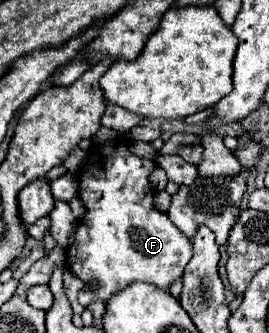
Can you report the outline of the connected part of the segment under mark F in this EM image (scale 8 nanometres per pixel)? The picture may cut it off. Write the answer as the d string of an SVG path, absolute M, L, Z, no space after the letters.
M106 142L98 144L88 152L88 160L80 170L80 200L86 206L86 216L76 228L74 244L67 249L66 266L70 272L74 272L80 280L98 280L100 288L98 292L78 292L78 300L82 306L88 306L94 302L94 296L98 300L108 302L110 296L118 294L122 288L126 288L132 282L148 282L154 284L160 290L168 290L172 282L182 278L182 270L190 262L192 256L192 244L190 240L178 232L178 228L170 222L168 214L162 214L154 208L152 204L152 186L148 182L148 176L154 170L152 160L142 160L134 156L128 148L126 142Z

